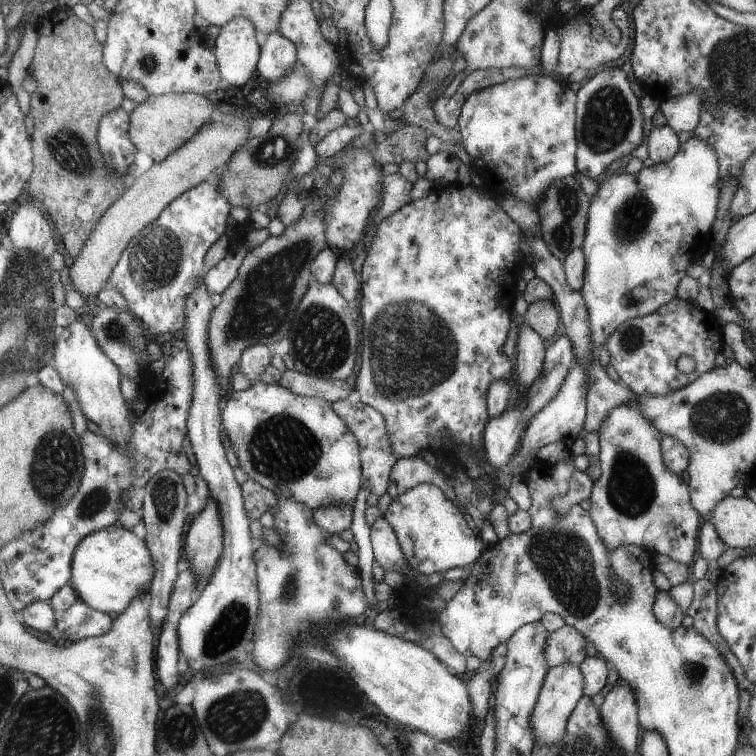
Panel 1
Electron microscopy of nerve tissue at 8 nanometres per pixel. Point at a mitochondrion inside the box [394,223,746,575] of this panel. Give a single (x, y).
(632, 489)

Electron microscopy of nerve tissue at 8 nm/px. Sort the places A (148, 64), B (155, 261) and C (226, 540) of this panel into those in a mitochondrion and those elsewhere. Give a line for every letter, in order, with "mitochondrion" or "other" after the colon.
A: mitochondrion
B: mitochondrion
C: other

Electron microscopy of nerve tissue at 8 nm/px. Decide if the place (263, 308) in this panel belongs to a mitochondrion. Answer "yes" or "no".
yes

